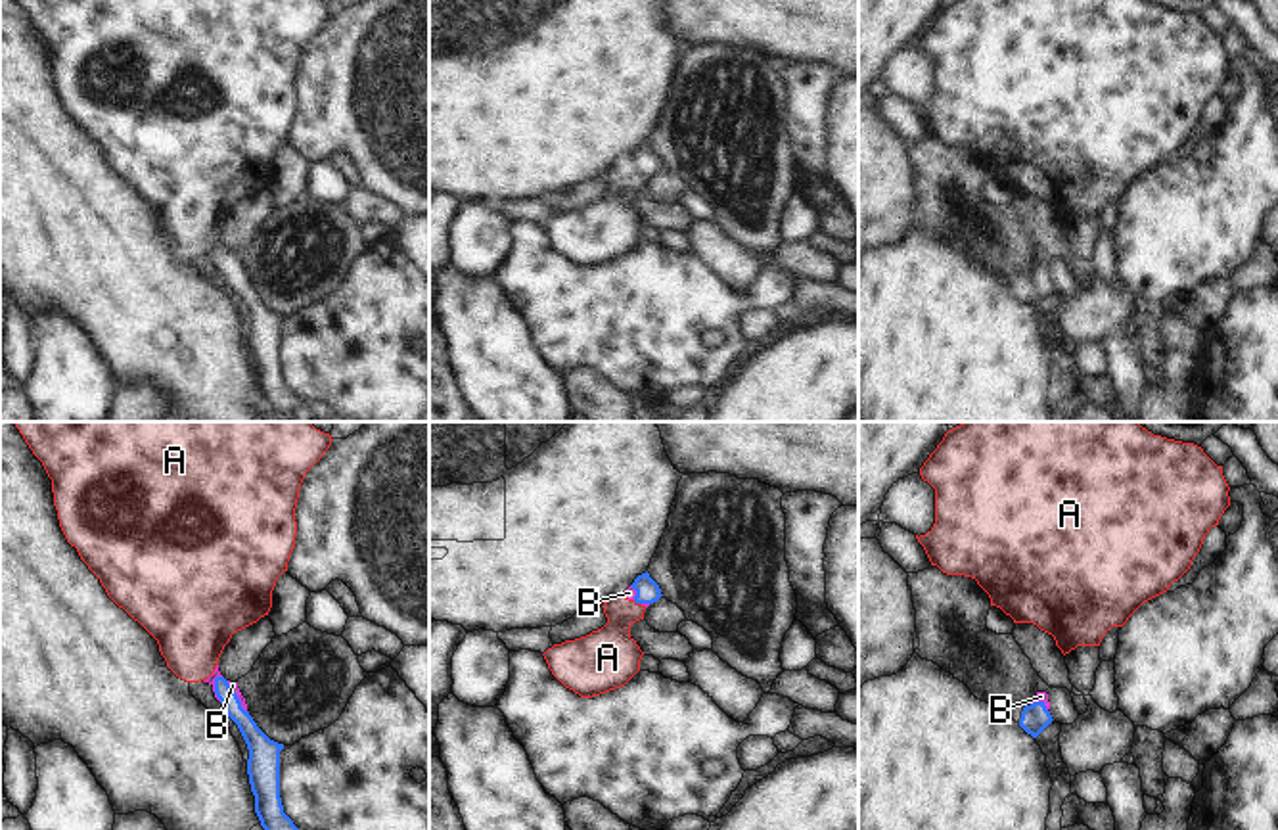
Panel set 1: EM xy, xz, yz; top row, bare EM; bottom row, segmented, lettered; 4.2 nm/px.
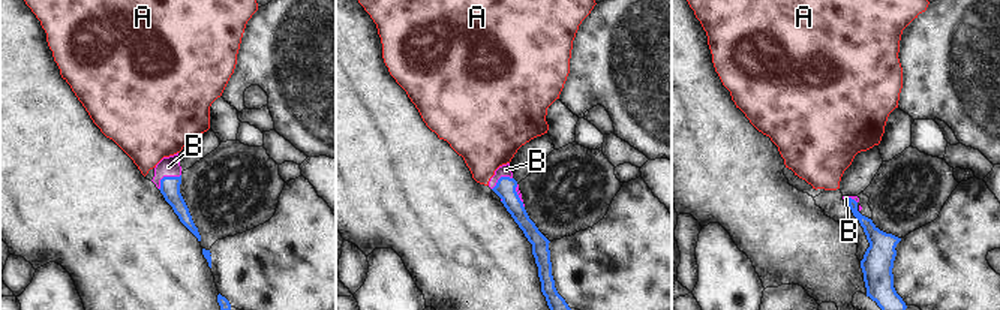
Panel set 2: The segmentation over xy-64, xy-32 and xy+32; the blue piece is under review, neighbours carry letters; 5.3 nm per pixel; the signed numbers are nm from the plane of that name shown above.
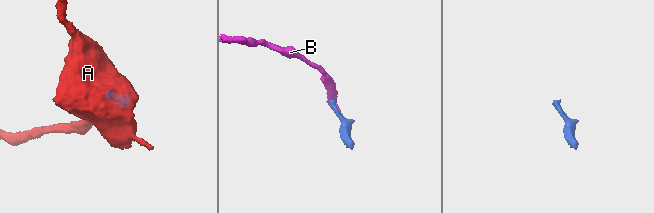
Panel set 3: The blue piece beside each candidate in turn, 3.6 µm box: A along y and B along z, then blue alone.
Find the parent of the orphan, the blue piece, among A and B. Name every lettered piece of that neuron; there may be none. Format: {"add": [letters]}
{"add": ["B"]}

